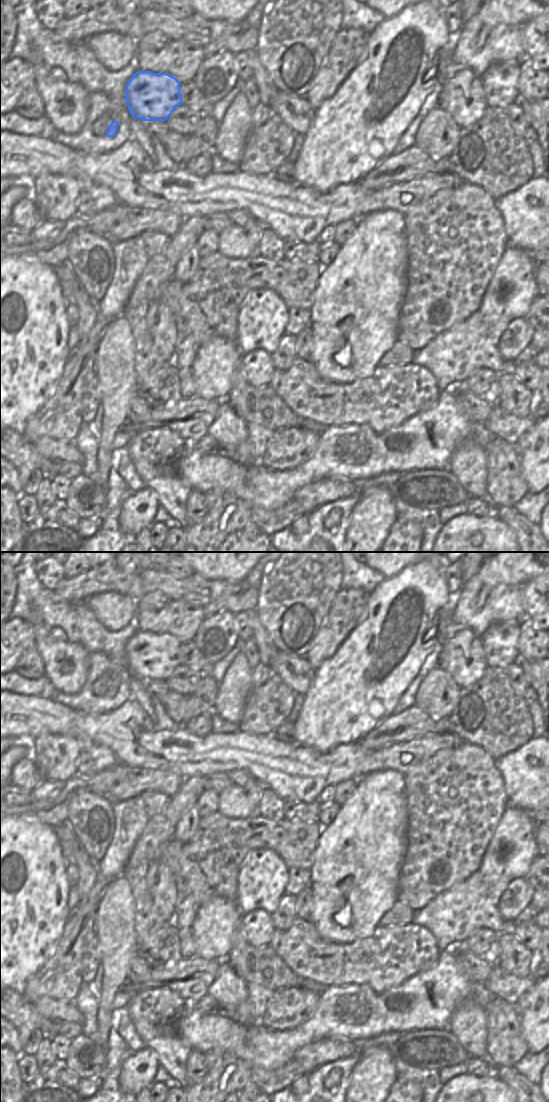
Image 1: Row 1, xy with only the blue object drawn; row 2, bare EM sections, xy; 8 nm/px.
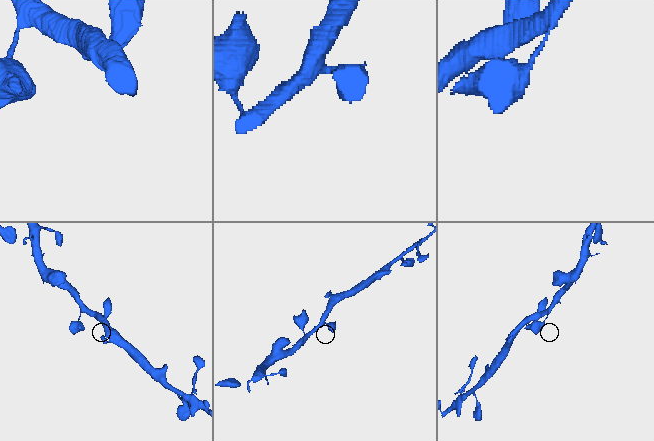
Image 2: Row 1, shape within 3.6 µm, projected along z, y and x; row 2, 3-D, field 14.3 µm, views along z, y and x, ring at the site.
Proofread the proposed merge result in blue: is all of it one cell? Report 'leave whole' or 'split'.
leave whole

